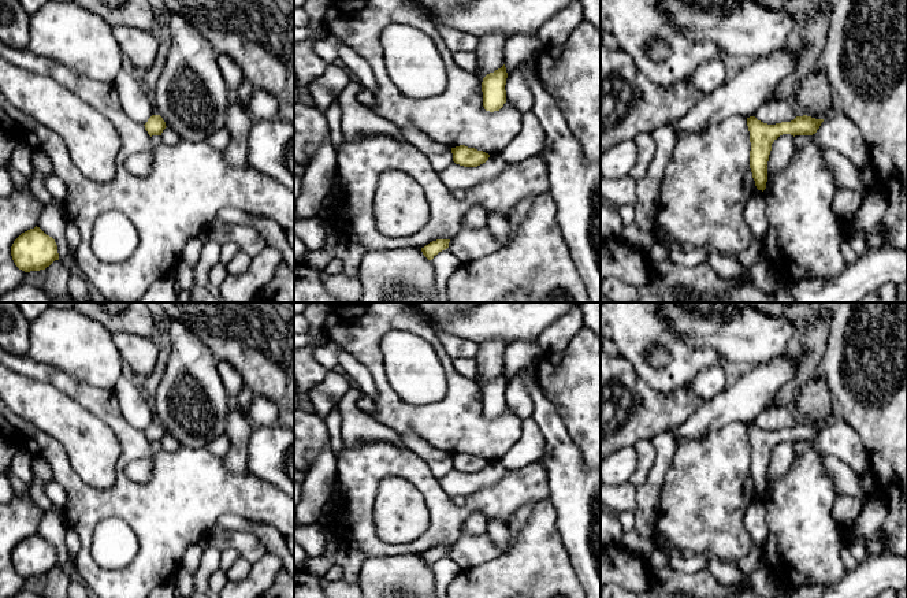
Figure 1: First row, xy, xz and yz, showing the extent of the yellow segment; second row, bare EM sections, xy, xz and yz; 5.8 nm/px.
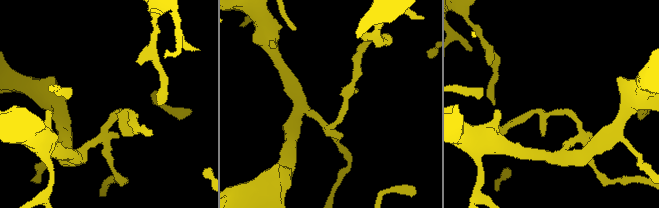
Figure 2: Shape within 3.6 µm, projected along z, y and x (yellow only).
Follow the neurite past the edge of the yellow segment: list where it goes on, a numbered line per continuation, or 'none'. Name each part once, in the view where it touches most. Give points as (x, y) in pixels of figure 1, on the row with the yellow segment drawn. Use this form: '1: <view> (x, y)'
none

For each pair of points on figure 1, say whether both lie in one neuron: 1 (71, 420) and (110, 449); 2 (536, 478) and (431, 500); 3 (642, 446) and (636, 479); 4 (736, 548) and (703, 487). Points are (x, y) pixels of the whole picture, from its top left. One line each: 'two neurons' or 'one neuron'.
1: one neuron
2: one neuron
3: one neuron
4: one neuron

